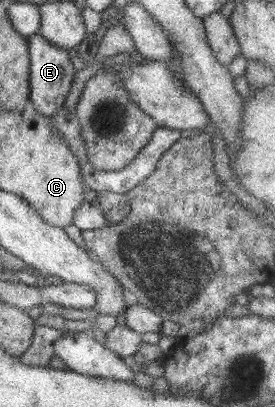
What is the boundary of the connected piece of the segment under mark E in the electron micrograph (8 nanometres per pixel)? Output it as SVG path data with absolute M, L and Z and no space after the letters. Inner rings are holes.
M37 32L27 36L26 41L29 62L29 103L27 103L25 111L23 111L23 115L27 118L29 113L31 113L31 109L33 109L33 113L49 116L63 106L65 97L67 97L69 89L71 89L70 83L75 71L68 59L67 51L49 44L46 39L43 39Z

